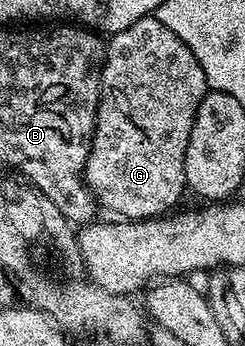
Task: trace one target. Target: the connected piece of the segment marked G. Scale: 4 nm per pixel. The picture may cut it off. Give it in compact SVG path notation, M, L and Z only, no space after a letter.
M157 18L137 20L131 28L113 33L105 49L104 68L100 123L94 131L91 156L84 171L85 186L98 204L118 215L115 217L126 220L161 217L175 209L182 192L187 191L186 147L198 105L208 91L206 75L182 40Z

